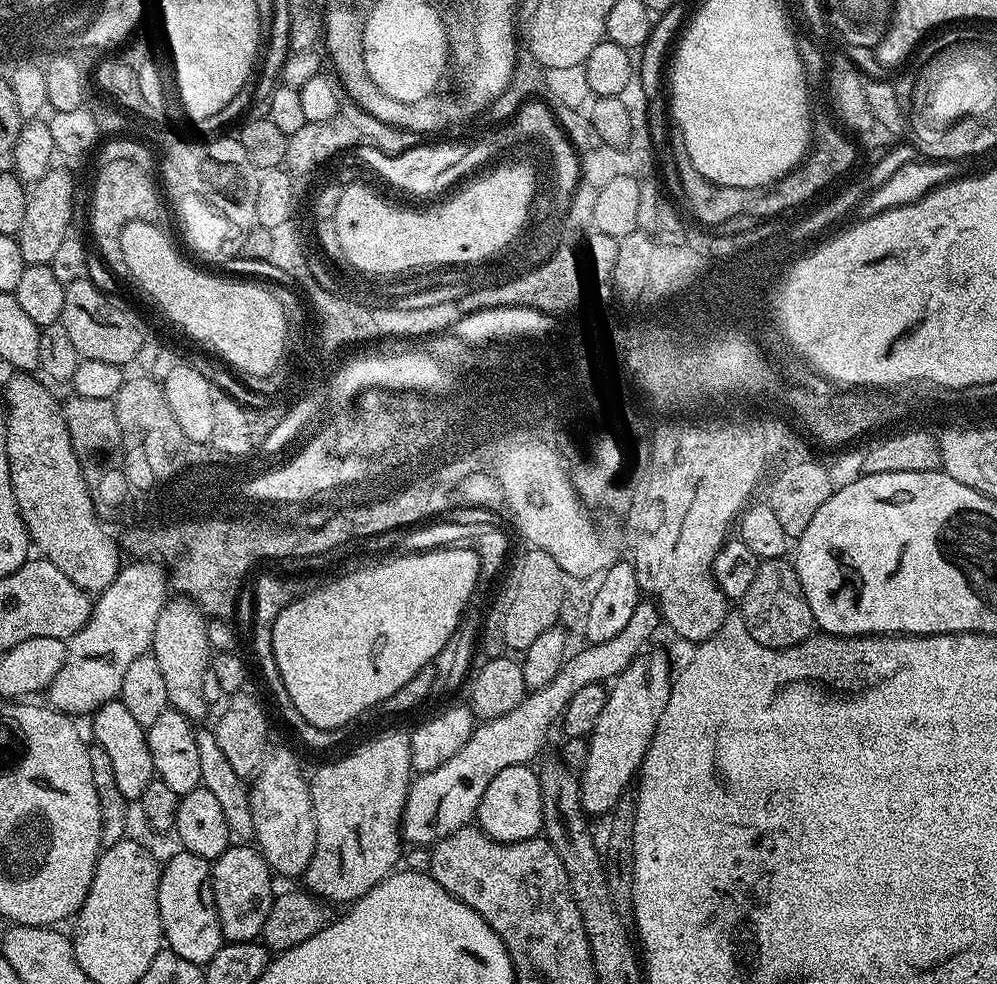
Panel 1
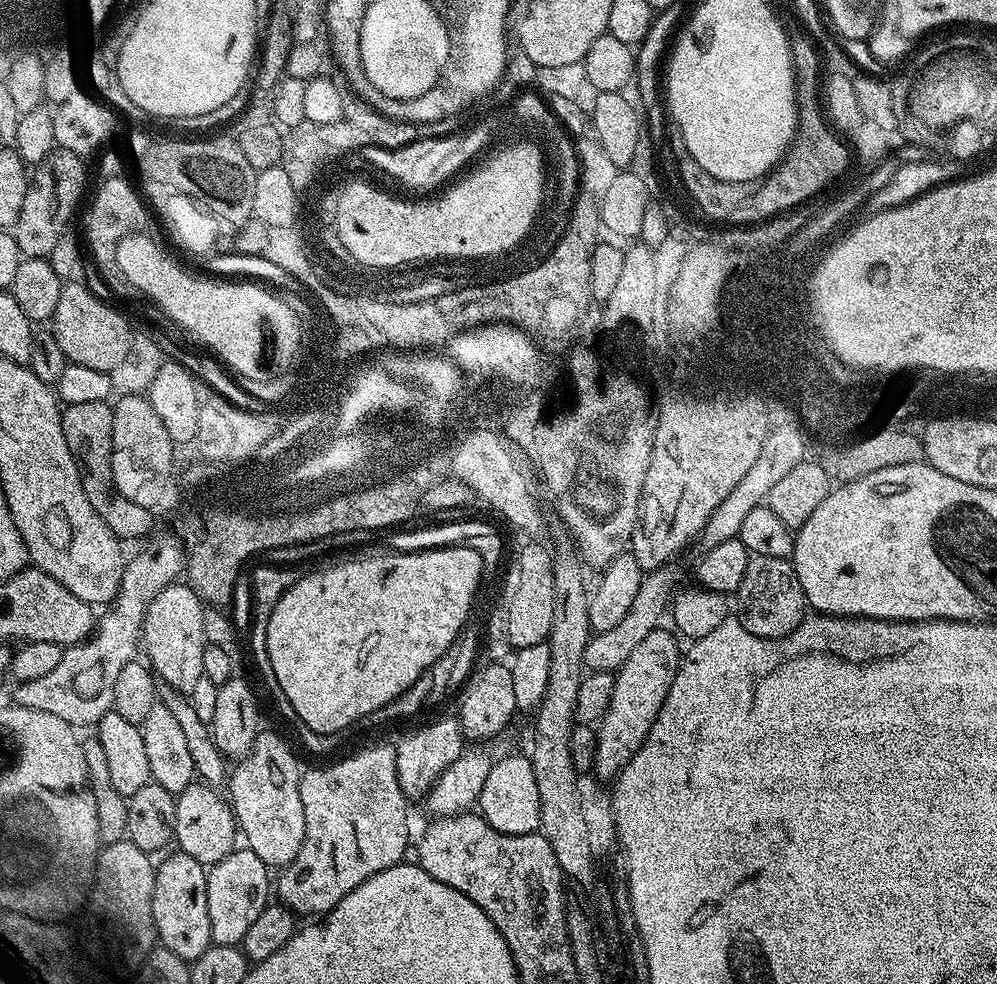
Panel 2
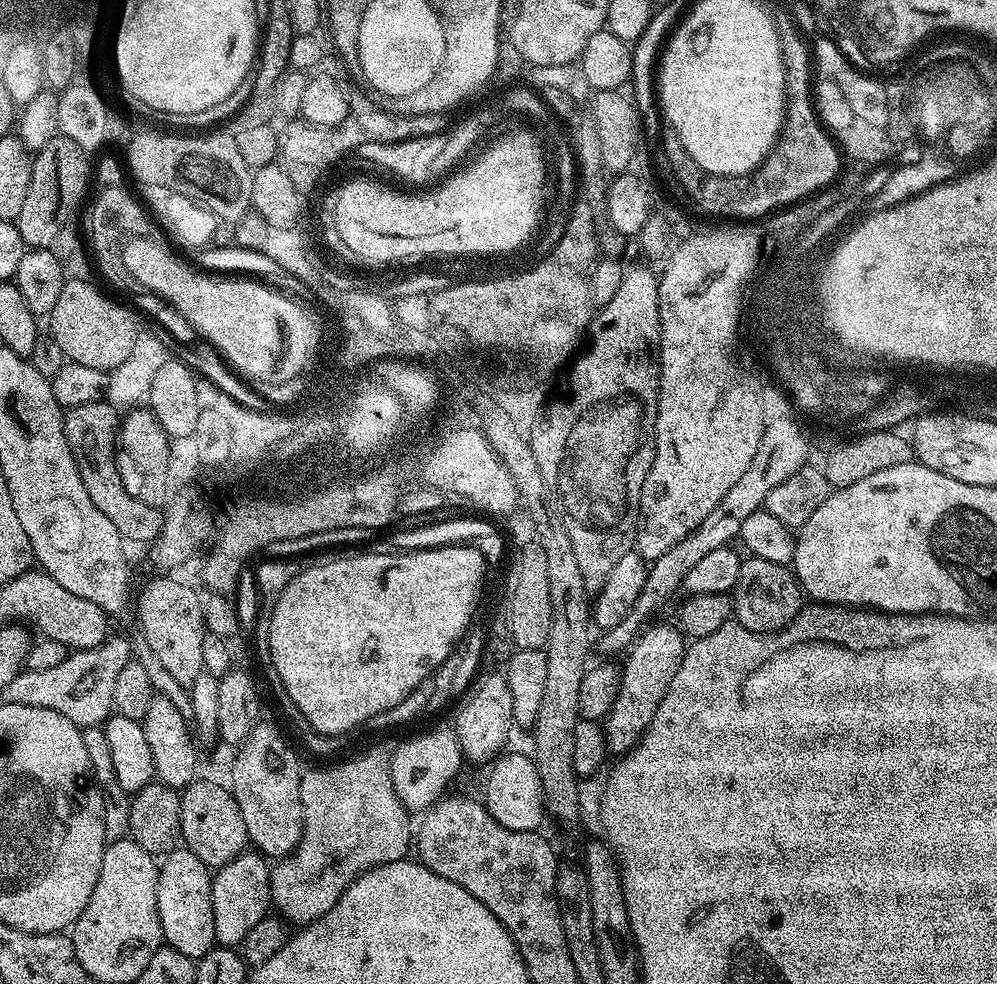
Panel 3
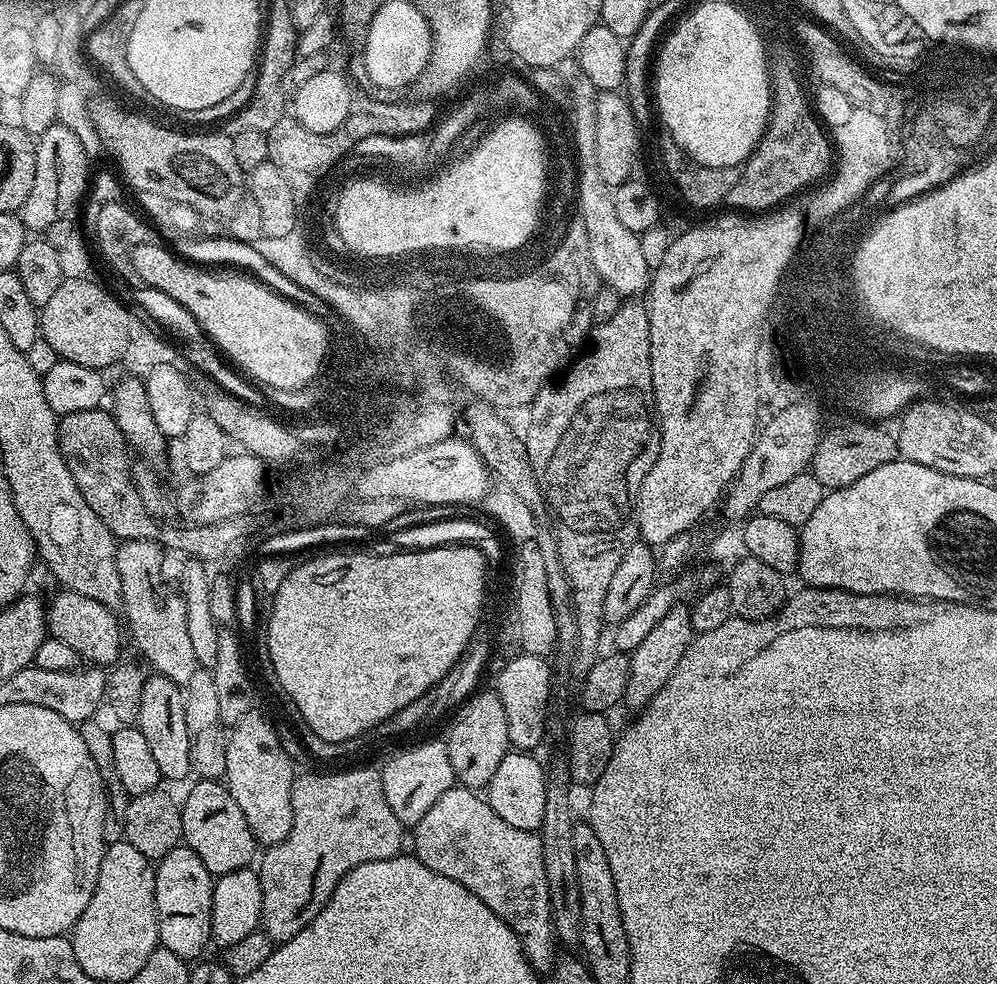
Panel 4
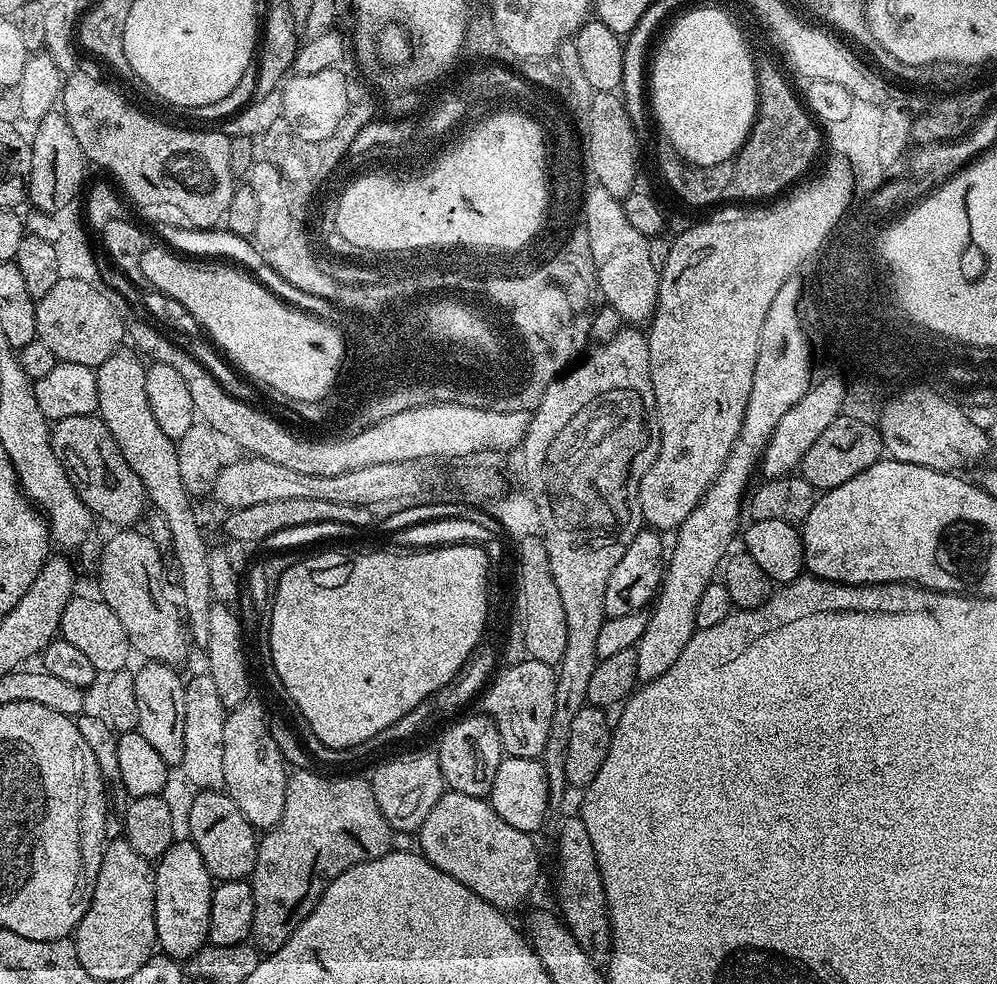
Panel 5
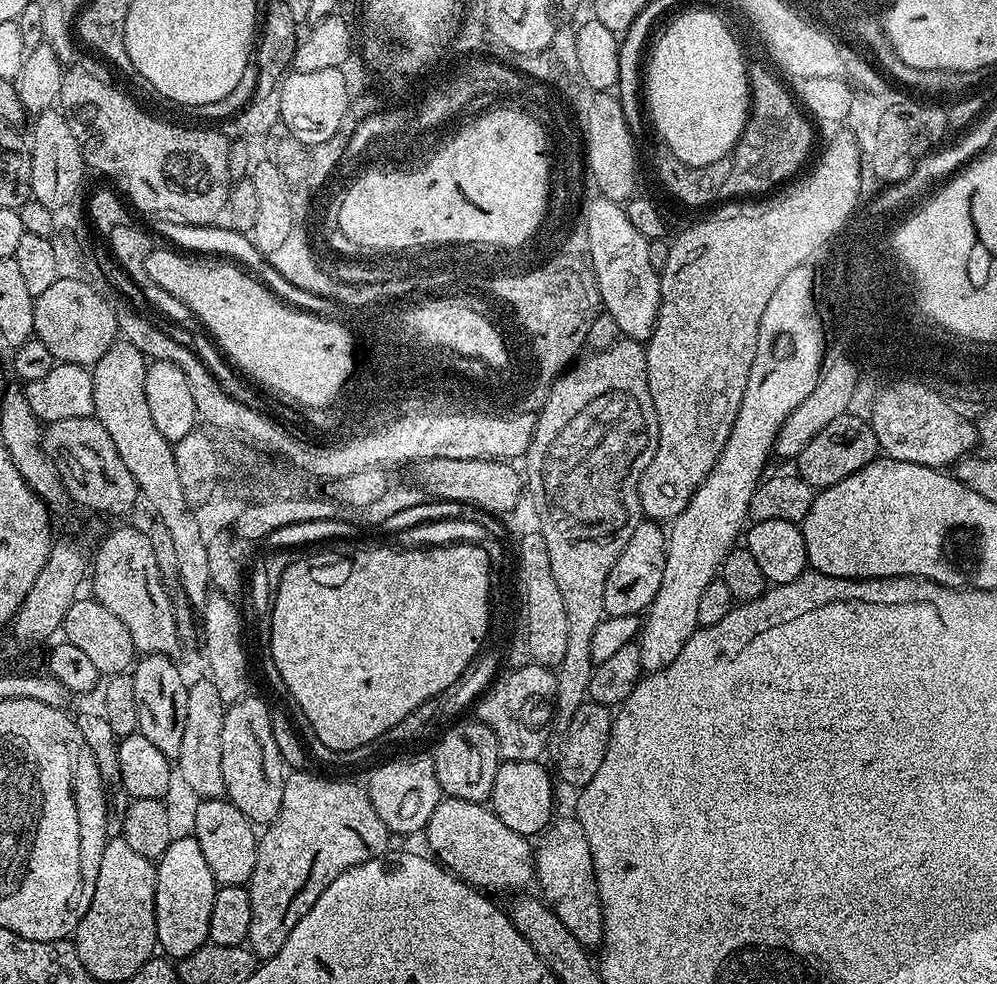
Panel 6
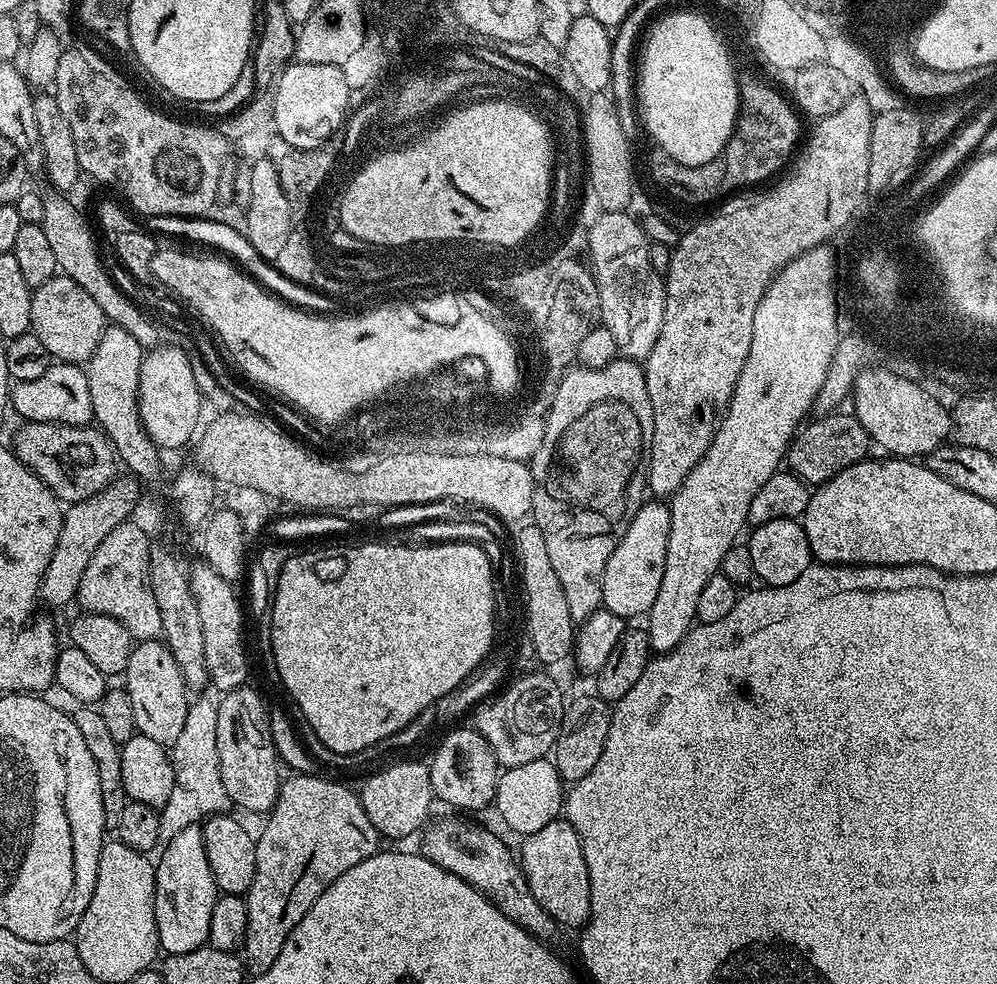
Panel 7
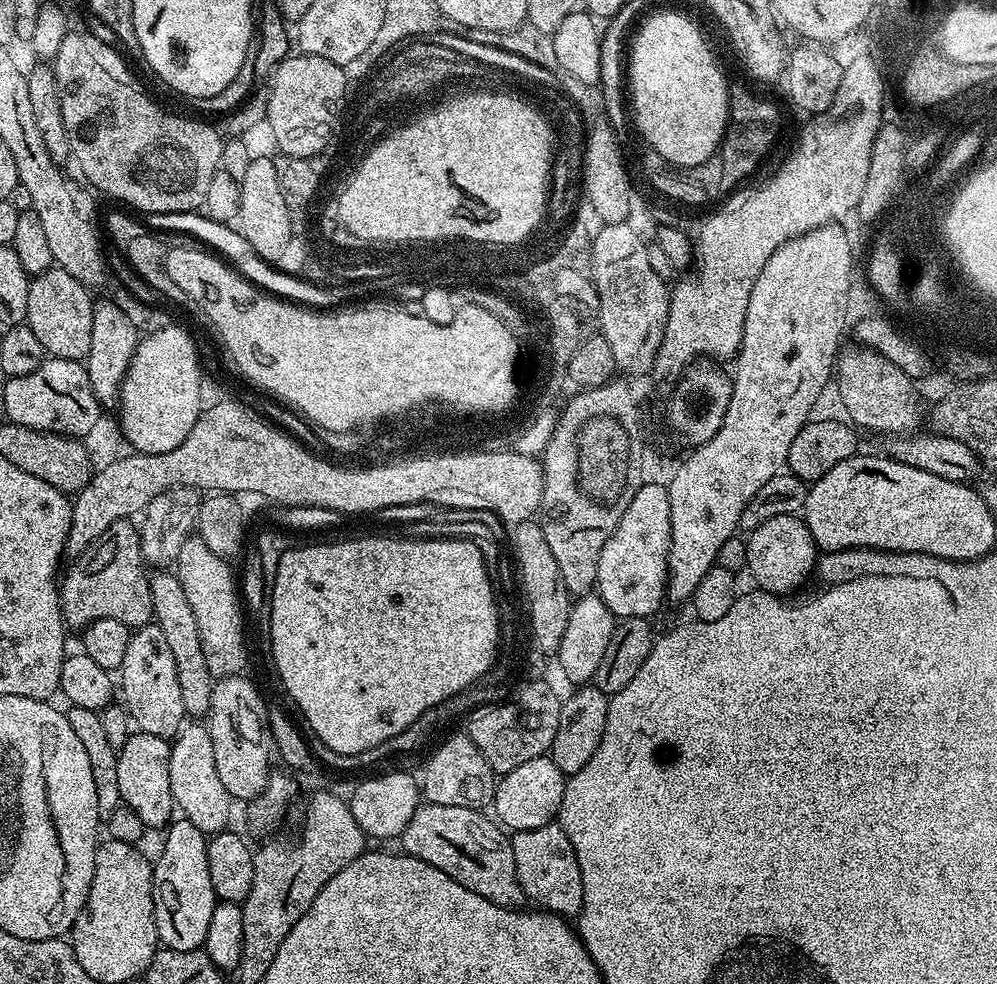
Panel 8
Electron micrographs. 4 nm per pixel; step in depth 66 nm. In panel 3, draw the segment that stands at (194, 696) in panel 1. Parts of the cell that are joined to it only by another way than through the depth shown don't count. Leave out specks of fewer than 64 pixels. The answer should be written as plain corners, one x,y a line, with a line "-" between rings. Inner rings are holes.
156,578
149,582
134,600
134,610
140,615
139,635
146,638
146,646
154,650
158,657
158,662
166,666
166,670
182,685
189,686
197,678
198,674
204,671
202,666
202,638
205,634
204,627
204,609
202,607
201,597
196,597
196,592
192,588
187,588
184,584
179,584
176,580
166,580

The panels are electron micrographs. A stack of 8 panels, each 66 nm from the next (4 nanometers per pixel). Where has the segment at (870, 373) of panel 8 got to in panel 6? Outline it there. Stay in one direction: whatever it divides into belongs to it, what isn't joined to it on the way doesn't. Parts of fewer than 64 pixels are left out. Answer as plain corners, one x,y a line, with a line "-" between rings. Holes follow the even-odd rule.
905,379
885,383
871,400
870,423
880,443
880,452
887,459
921,464
927,468
947,469
963,456
969,455
975,449
972,447
977,447
978,444
977,425
951,399
919,380

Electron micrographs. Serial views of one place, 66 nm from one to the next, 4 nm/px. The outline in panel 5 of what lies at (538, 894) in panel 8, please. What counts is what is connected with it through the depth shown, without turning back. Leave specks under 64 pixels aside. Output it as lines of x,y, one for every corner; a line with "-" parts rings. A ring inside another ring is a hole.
572,814
569,820
561,822
556,850
560,854
560,908
558,907
558,912
562,917
562,923
571,930
574,938
578,938
578,946
582,946
586,954
590,954
595,964
607,965
612,959
612,919
608,913
602,874
598,870
598,862
594,854
594,842
590,842
586,822
582,822
579,815

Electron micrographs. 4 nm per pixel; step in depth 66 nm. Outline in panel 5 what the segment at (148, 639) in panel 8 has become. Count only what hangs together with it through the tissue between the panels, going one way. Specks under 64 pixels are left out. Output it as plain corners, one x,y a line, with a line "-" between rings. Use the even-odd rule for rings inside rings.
155,662
141,663
140,669
135,669
134,695
138,697
138,730
154,751
170,766
180,766
183,762
183,751
185,745
185,677
180,677
175,667
171,664
157,664

